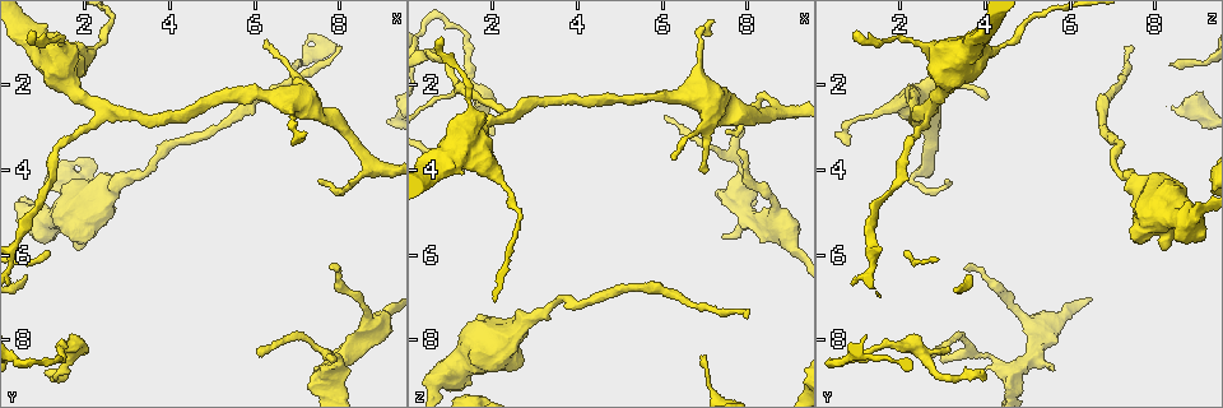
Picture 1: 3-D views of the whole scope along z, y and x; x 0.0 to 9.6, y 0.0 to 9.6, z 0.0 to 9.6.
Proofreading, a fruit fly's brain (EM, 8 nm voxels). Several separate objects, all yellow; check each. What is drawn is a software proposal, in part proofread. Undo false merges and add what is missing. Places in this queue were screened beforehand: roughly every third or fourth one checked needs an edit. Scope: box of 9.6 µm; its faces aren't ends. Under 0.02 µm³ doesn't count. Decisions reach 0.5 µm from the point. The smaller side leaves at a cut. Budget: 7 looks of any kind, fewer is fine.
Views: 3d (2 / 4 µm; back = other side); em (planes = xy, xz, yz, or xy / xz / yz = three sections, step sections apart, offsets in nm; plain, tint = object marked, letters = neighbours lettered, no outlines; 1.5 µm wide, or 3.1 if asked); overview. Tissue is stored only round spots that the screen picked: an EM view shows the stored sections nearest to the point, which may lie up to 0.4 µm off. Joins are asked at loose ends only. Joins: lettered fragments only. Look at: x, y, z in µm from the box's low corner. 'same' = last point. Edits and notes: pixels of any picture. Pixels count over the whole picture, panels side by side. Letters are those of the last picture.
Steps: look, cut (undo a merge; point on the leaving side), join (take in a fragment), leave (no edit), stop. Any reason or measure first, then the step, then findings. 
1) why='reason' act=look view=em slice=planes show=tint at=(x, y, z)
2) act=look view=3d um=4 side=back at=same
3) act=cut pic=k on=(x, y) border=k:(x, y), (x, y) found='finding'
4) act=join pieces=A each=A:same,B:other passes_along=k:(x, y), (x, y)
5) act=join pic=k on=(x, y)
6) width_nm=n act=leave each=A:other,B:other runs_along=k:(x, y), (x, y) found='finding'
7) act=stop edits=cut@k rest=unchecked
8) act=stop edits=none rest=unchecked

why='tapers out' act=look view=3d um=4 at=(8.00, 1.10, 7.45)

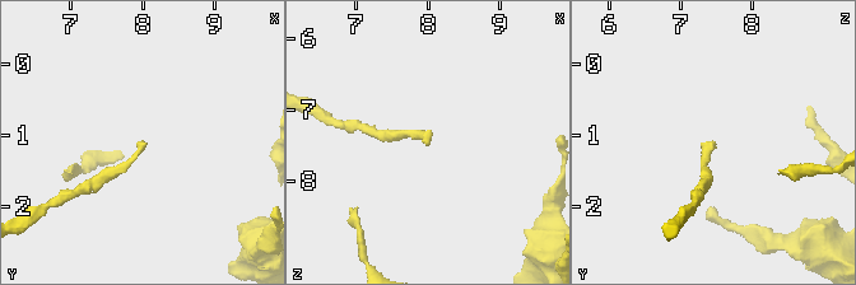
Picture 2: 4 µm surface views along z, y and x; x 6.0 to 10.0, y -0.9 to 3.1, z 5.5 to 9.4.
act=look view=em slice=planes show=letters at=(8.00, 1.05, 7.45)

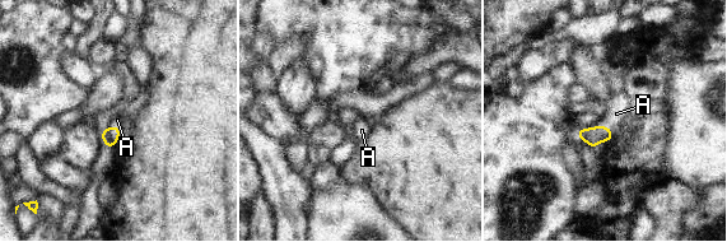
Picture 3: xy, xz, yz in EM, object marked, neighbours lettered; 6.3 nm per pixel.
act=join pieces=A each=A:same passes_along=3:(592, 136), (606, 126), (616, 113) found='the cell continues'

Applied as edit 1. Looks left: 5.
why='an open end' act=look view=3d um=2 at=(7.35, 8.70, 5.55)

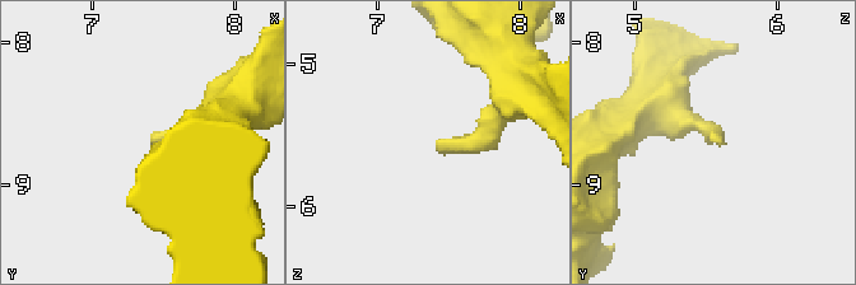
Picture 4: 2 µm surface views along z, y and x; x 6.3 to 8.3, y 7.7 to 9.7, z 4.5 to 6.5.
act=look view=em slice=planes show=letters at=(7.42, 8.72, 5.60)

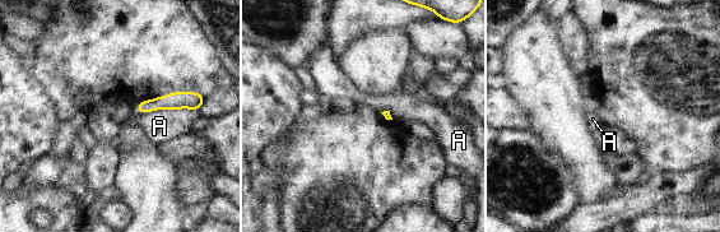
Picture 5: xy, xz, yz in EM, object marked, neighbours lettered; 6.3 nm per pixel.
act=leave each=A:other runs_along=5:(200, 98), (161, 102), (139, 108) found='none of them fits'

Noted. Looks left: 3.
why='an open end' act=look view=em slice=planes show=letters at=(2.05, 8.25, 3.15)

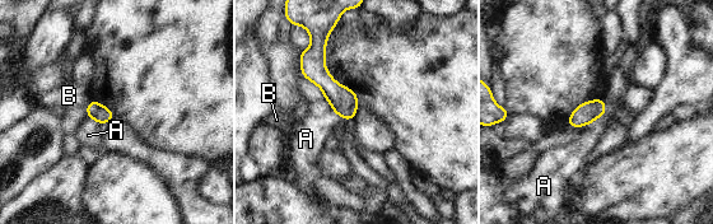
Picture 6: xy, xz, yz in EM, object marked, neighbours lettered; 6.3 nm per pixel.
act=leave each=A:other,B:other border=6:(606, 108), (601, 116), (586, 126) found='none of them fits'

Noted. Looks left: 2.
act=stop edits=join@3 rest=unchecked

